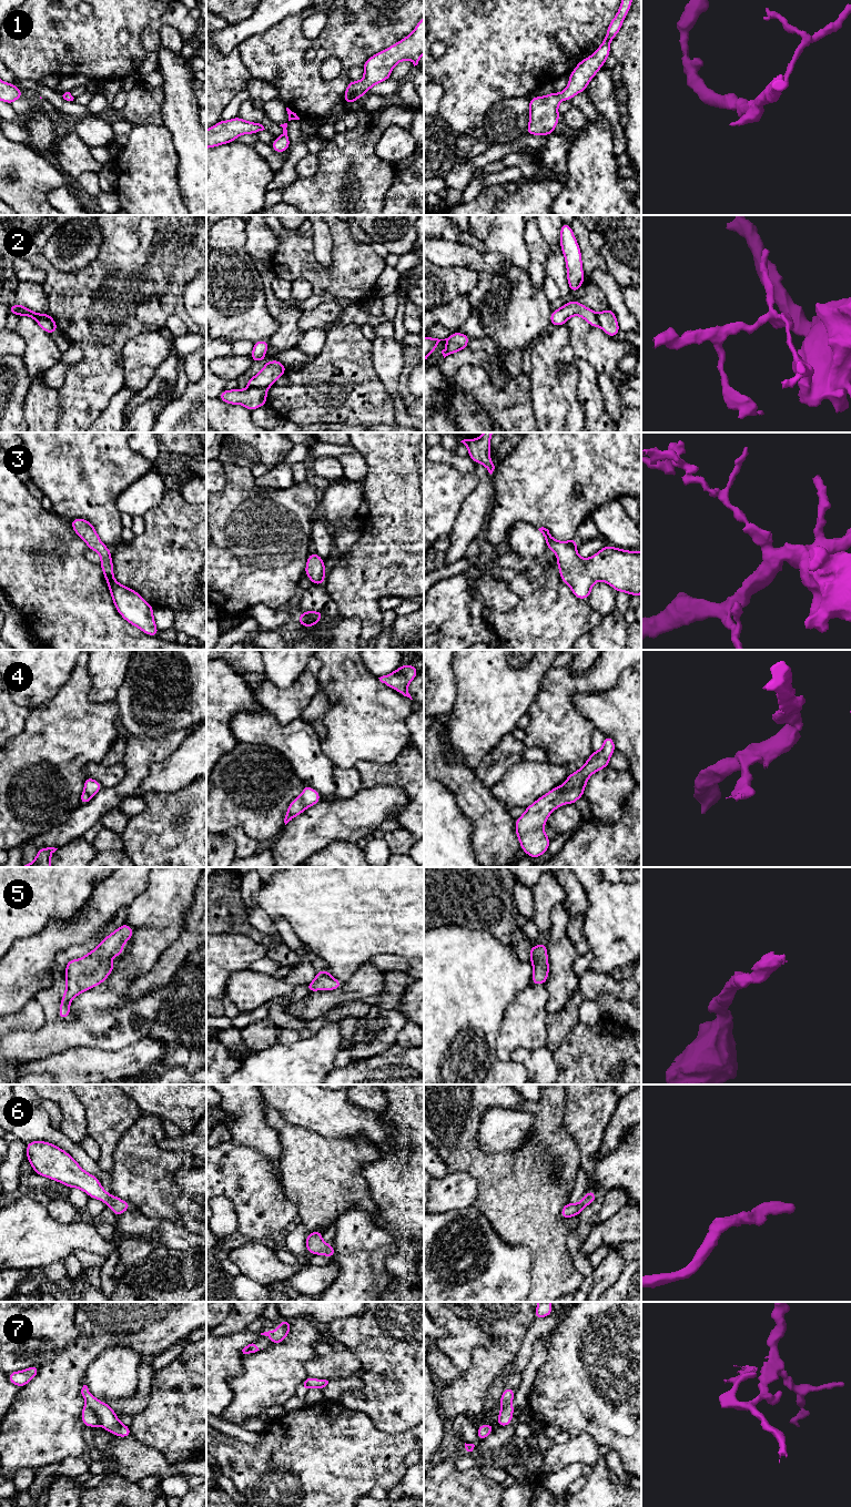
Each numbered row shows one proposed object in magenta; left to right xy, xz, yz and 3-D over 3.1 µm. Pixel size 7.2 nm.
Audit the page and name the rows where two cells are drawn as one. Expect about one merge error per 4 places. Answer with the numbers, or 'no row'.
2, 7

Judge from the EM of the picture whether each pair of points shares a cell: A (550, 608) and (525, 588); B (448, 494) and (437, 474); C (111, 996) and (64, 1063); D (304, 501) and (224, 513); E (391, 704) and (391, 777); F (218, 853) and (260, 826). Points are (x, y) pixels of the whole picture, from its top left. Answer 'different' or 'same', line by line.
A: same
B: same
C: different
D: same
E: different
F: different

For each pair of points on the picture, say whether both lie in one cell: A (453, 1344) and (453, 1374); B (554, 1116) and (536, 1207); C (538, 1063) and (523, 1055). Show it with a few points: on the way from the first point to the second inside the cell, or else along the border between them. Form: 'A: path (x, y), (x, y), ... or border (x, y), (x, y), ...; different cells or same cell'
A: border (435, 1348), (441, 1351), (462, 1372); different cells
B: path (548, 1138), (548, 1146), (536, 1160), (536, 1184); same cell
C: path (535, 1061), (526, 1057); same cell

